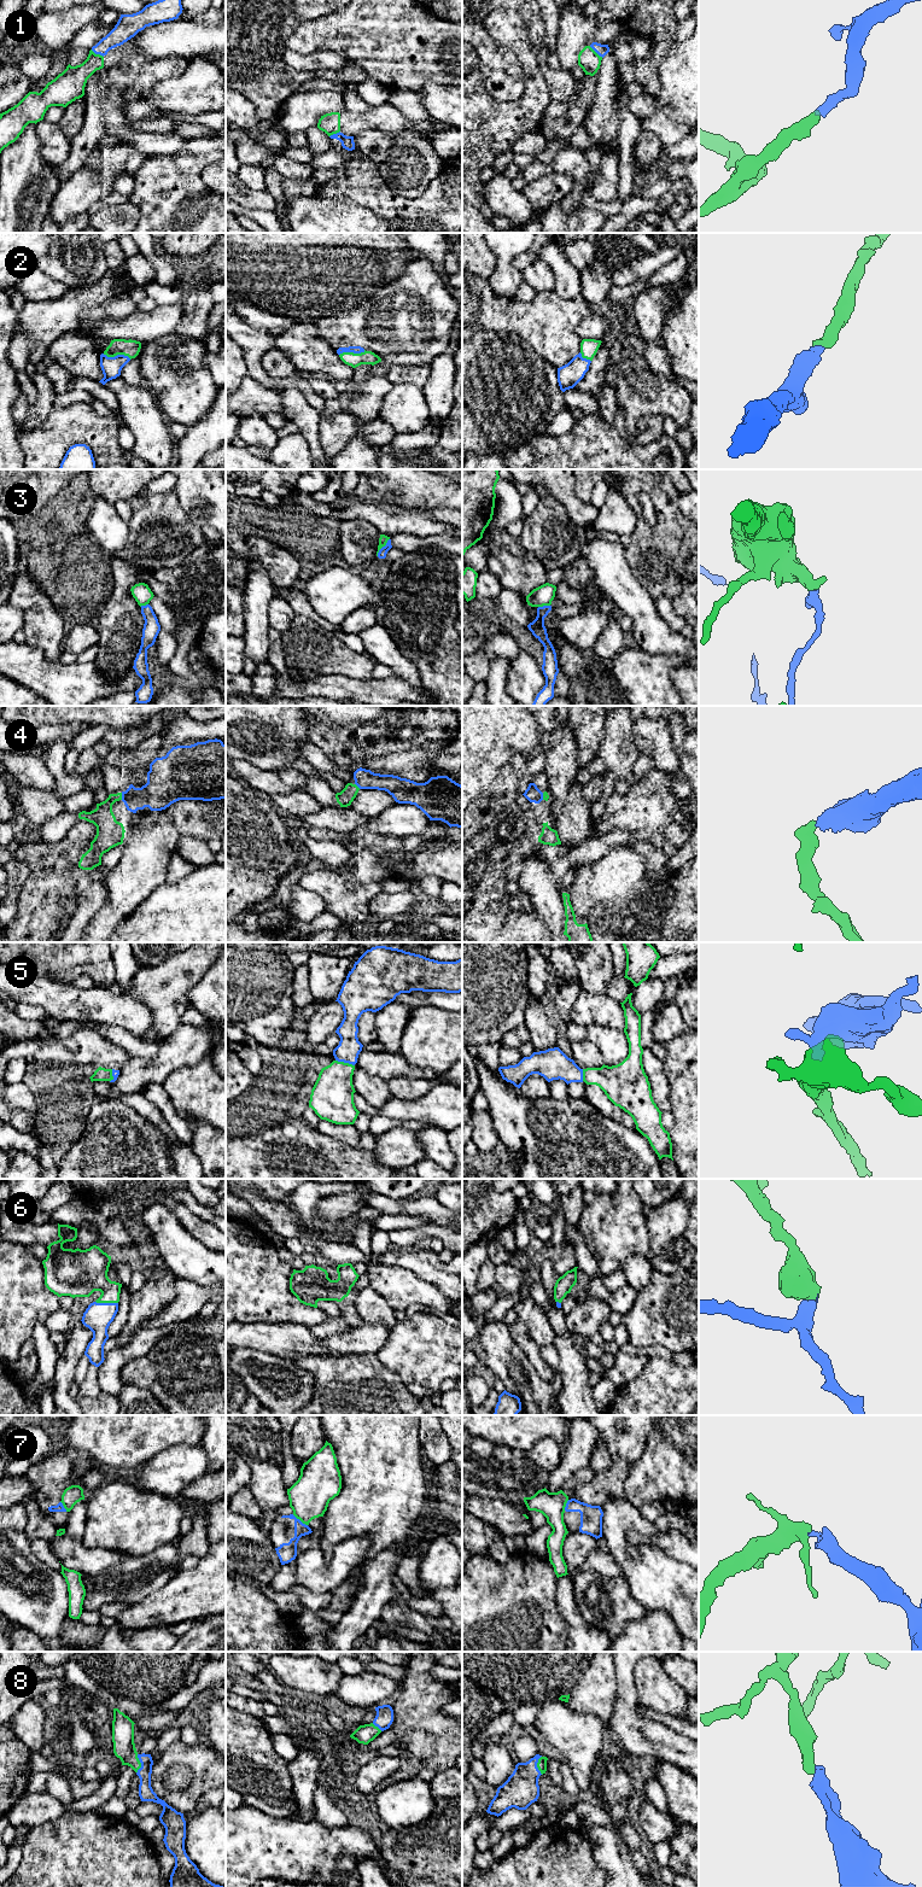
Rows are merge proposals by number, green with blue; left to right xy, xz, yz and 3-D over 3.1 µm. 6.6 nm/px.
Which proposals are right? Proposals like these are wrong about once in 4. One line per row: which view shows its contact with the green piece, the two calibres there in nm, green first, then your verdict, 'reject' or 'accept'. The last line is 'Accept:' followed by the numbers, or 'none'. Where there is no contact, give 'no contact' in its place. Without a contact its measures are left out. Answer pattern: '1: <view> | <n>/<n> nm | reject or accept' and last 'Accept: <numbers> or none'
1: yz | 150/80 nm | accept
2: xy | 110/140 nm | accept
3: xz | 60/60 nm | reject
4: xy | 180/220 nm | accept
5: xz | 280/150 nm | accept
6: xy | 280/190 nm | accept
7: xz | 280/130 nm | reject
8: xy | 140/100 nm | accept
Accept: 1, 2, 4, 5, 6, 8

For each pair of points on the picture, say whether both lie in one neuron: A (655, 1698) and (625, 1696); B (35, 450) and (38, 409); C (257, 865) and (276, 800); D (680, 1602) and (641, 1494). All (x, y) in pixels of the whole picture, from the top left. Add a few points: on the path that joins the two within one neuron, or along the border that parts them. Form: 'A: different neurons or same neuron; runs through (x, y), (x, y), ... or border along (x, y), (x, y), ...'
A: different neurons; border along (634, 1669), (635, 1689), (637, 1700), (641, 1704)
B: different neurons; border along (53, 407), (39, 425), (22, 431)
C: different neurons; border along (267, 798), (289, 818)
D: different neurons; border along (626, 1497), (637, 1508)

